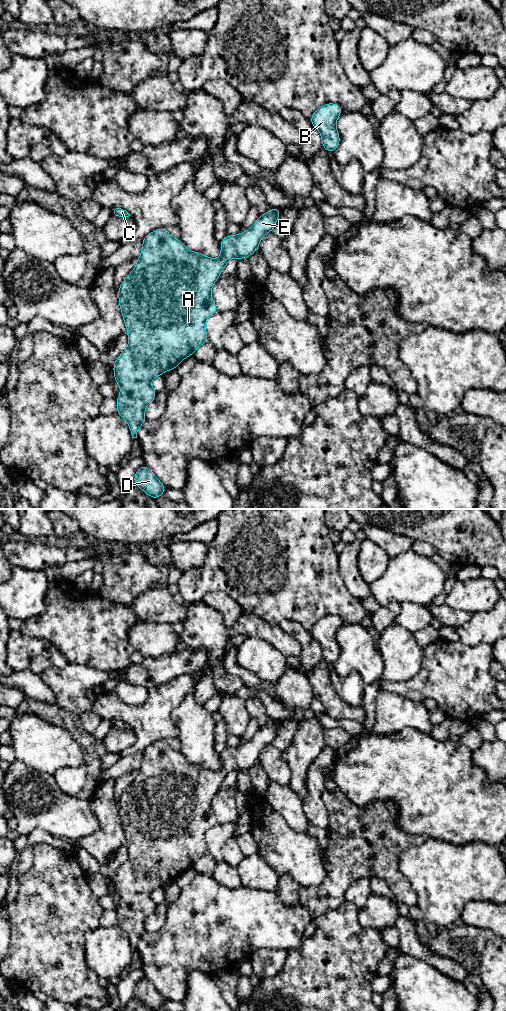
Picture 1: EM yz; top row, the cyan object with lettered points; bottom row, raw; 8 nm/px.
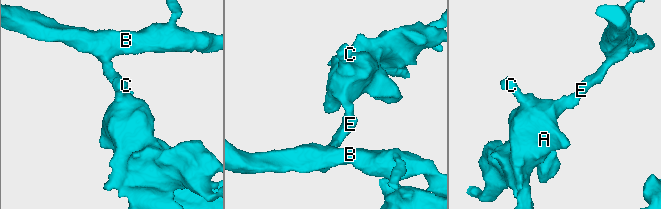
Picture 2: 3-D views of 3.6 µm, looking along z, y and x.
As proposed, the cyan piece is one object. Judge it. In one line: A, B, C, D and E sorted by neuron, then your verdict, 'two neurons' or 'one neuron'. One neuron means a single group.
A B C D E; one neuron

